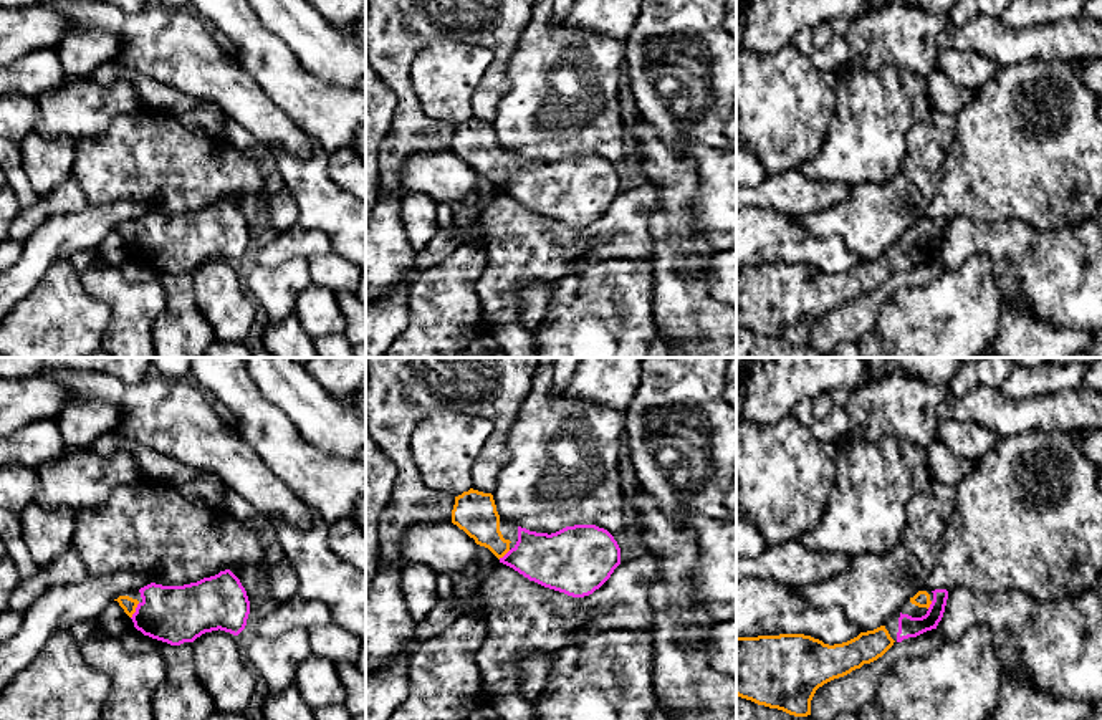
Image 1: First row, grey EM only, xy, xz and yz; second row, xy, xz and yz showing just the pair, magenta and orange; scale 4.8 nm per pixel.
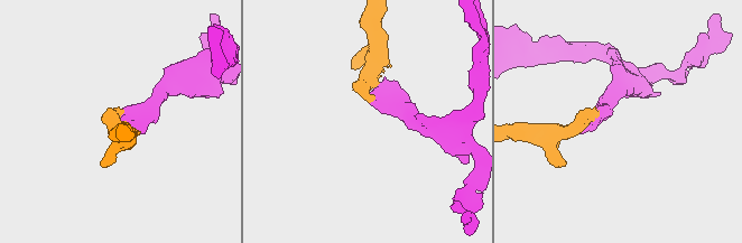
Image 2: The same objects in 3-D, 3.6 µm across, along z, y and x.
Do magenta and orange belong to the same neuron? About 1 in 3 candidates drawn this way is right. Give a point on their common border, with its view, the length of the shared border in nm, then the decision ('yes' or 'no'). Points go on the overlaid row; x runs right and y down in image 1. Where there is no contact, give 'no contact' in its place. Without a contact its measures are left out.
meets magenta in xy at (136, 611); contact 90 nm long; yes

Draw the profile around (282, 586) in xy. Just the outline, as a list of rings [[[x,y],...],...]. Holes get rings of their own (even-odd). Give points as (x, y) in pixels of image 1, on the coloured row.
[[[286,558],[268,566],[266,596],[271,607],[298,596],[298,586],[298,576]]]

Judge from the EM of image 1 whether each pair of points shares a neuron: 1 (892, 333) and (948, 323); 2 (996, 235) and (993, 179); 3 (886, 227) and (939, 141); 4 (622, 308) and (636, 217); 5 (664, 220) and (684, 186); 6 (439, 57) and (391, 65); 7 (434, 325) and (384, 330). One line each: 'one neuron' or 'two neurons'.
1: one neuron
2: two neurons
3: one neuron
4: two neurons
5: one neuron
6: two neurons
7: two neurons

